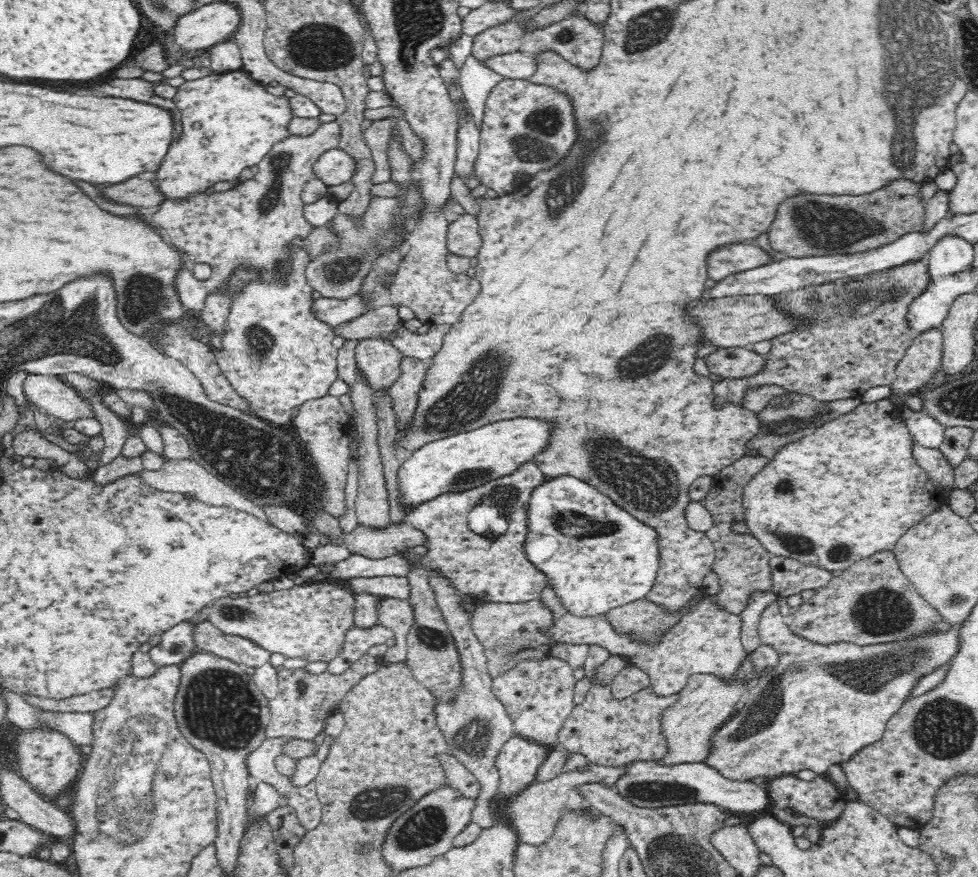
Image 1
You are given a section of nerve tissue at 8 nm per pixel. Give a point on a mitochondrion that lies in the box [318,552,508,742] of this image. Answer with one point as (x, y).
(429, 635)

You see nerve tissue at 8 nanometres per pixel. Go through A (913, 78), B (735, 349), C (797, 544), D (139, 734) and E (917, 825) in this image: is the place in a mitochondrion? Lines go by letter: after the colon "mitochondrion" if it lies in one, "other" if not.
A: mitochondrion
B: other
C: mitochondrion
D: mitochondrion
E: other

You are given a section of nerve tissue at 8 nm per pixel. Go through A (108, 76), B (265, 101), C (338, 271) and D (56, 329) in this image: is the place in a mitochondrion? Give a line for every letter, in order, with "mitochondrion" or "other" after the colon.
A: other
B: other
C: mitochondrion
D: mitochondrion

